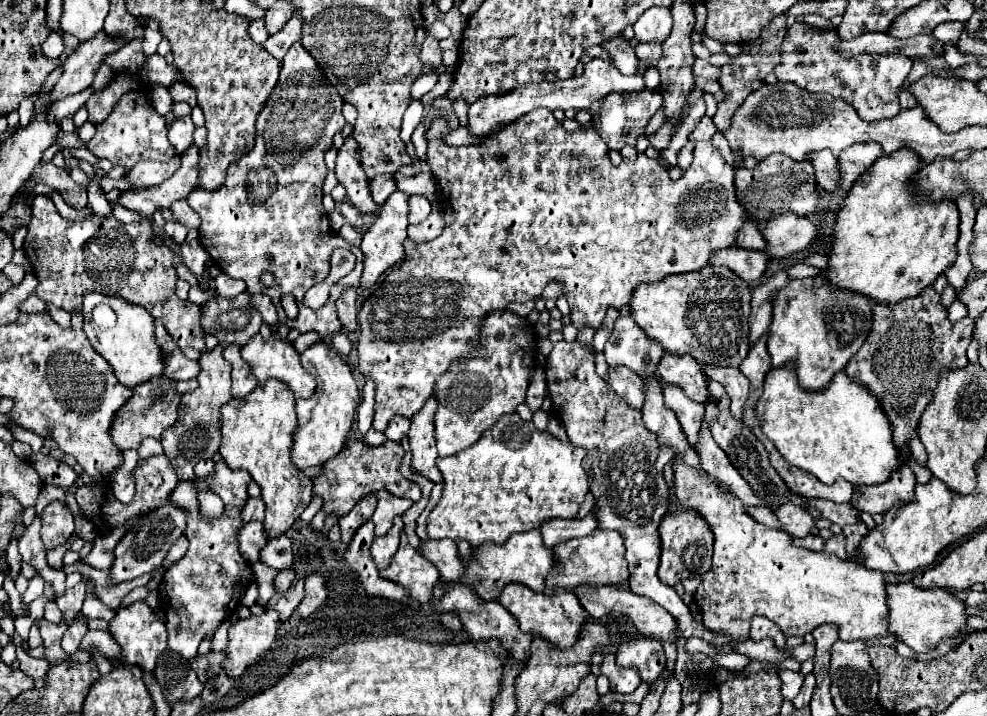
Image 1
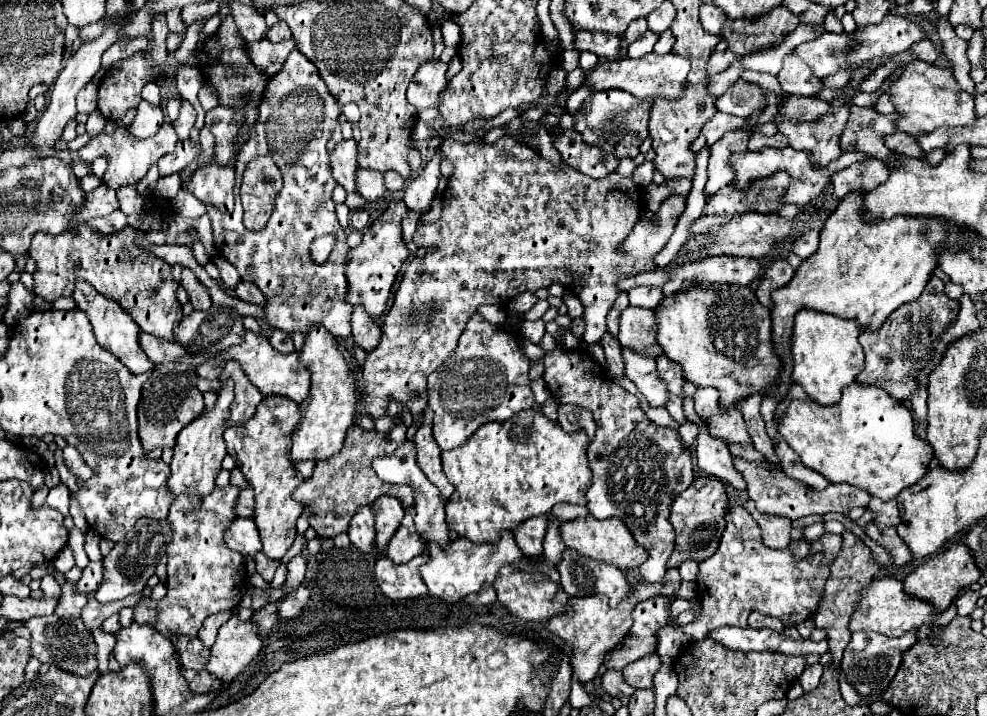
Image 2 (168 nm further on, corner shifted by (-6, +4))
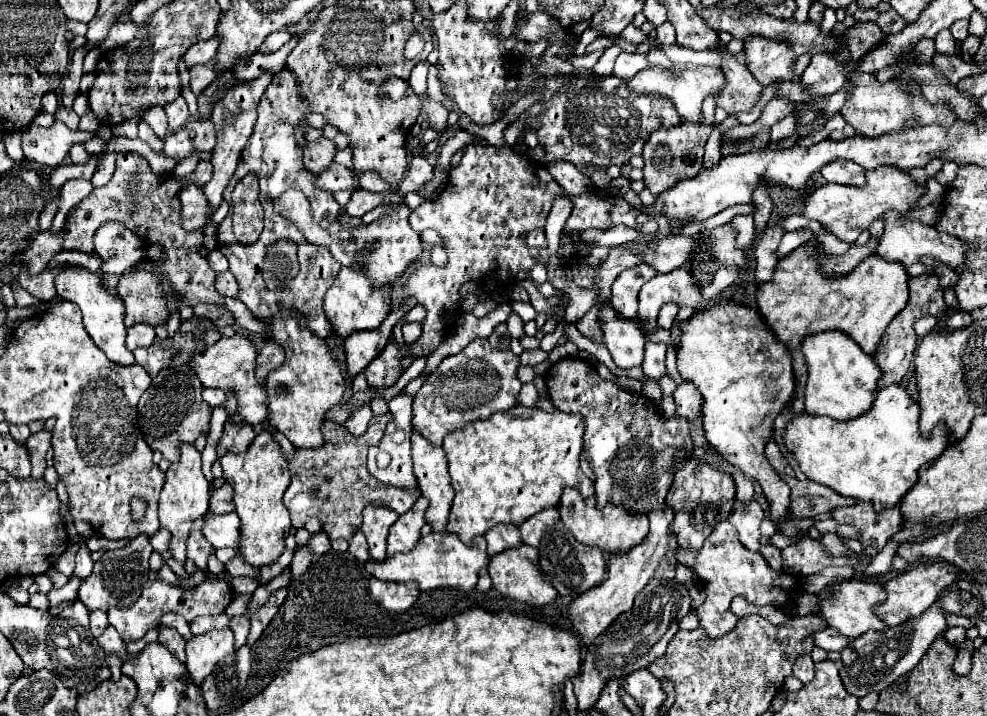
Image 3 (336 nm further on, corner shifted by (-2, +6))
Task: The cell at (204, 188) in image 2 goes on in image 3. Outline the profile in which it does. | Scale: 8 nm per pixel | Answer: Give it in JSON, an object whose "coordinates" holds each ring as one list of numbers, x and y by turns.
{"coordinates":[[189,183,179,193,181,201,181,223,187,227,187,231,201,229,207,223,207,217,211,215,211,205,203,193,201,185]]}

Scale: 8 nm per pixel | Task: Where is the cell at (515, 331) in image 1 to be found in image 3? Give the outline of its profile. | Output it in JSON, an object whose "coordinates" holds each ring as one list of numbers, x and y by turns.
{"coordinates":[[473,339,461,353,445,357,425,379,413,401,413,427,429,443,441,447,443,437,463,429,475,419,489,419,495,413,507,413,519,403,523,383,517,377,519,357,511,351,499,351,487,339]]}

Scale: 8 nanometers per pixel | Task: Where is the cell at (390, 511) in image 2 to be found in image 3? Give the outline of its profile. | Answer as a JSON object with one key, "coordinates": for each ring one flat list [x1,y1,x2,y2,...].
{"coordinates":[[367,505,363,509,363,533,369,543,369,553,373,559,383,561,387,549,387,531,397,521,397,513,389,507,381,505]]}

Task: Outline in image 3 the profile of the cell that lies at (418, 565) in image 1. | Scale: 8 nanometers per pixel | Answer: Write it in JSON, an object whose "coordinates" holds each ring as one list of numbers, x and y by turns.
{"coordinates":[[371,575,369,579,371,595,387,609,387,611,405,611,409,609,419,595,417,583,395,583,395,581,381,581]]}

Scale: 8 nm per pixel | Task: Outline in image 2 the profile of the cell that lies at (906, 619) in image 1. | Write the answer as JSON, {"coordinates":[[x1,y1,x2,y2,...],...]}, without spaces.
{"coordinates":[[881,577,875,579,867,589,863,589,863,597,859,599,859,609,851,615,849,631,875,631,885,637,899,637,911,629,919,629,921,625,929,625,939,617,939,613,933,613,931,603,913,599,903,593,901,581,893,577]]}

